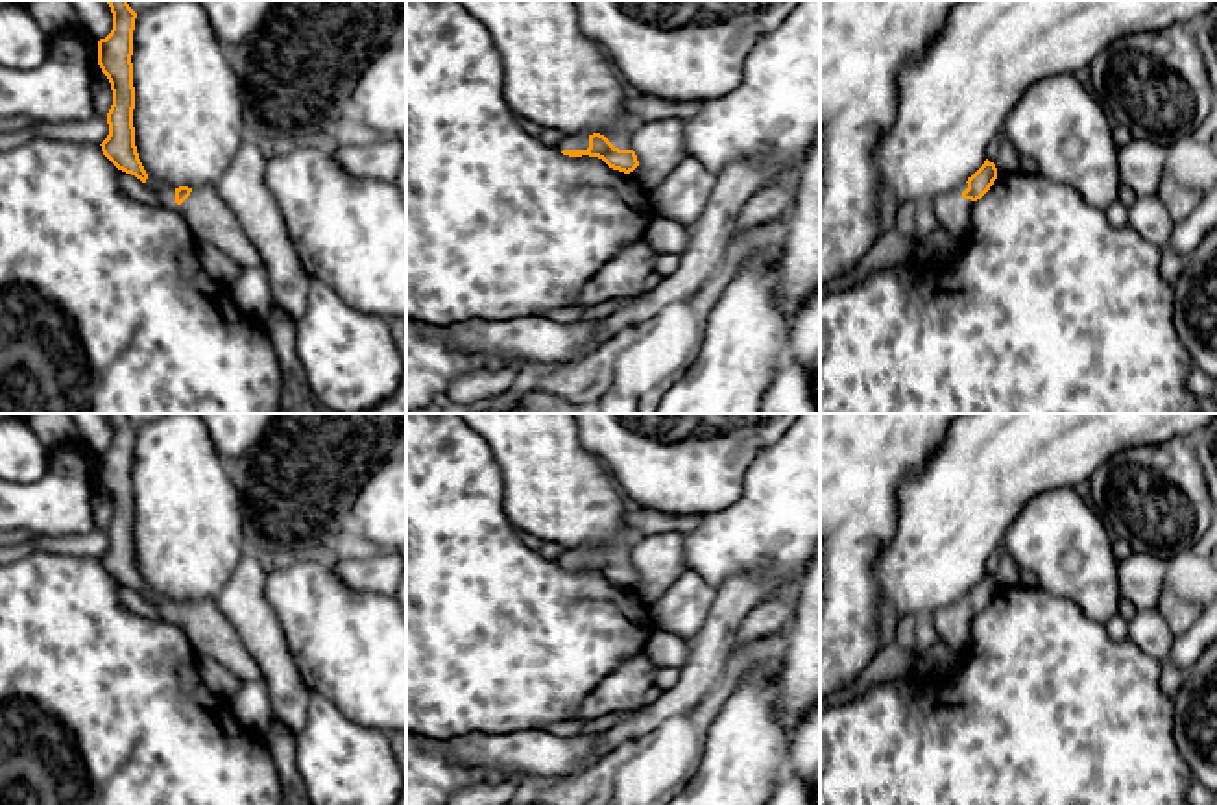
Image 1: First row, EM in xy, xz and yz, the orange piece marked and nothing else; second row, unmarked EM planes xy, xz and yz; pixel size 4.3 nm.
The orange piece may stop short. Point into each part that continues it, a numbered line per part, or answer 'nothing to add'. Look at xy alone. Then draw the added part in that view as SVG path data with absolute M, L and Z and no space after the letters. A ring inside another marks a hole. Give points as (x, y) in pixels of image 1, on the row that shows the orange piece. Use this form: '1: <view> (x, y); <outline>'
1: xy (211, 220); M151 179L144 183L151 190L161 205L177 210L188 223L198 242L209 242L233 258L242 271L262 266L262 258L257 247L242 231L242 225L218 188L203 185L192 188L190 196L177 205L175 186L159 185Z

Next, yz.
1: yz (951, 211); M964 181L960 186L938 194L931 203L931 210L955 242L960 242L970 227L971 199L964 199L962 192L968 188Z

